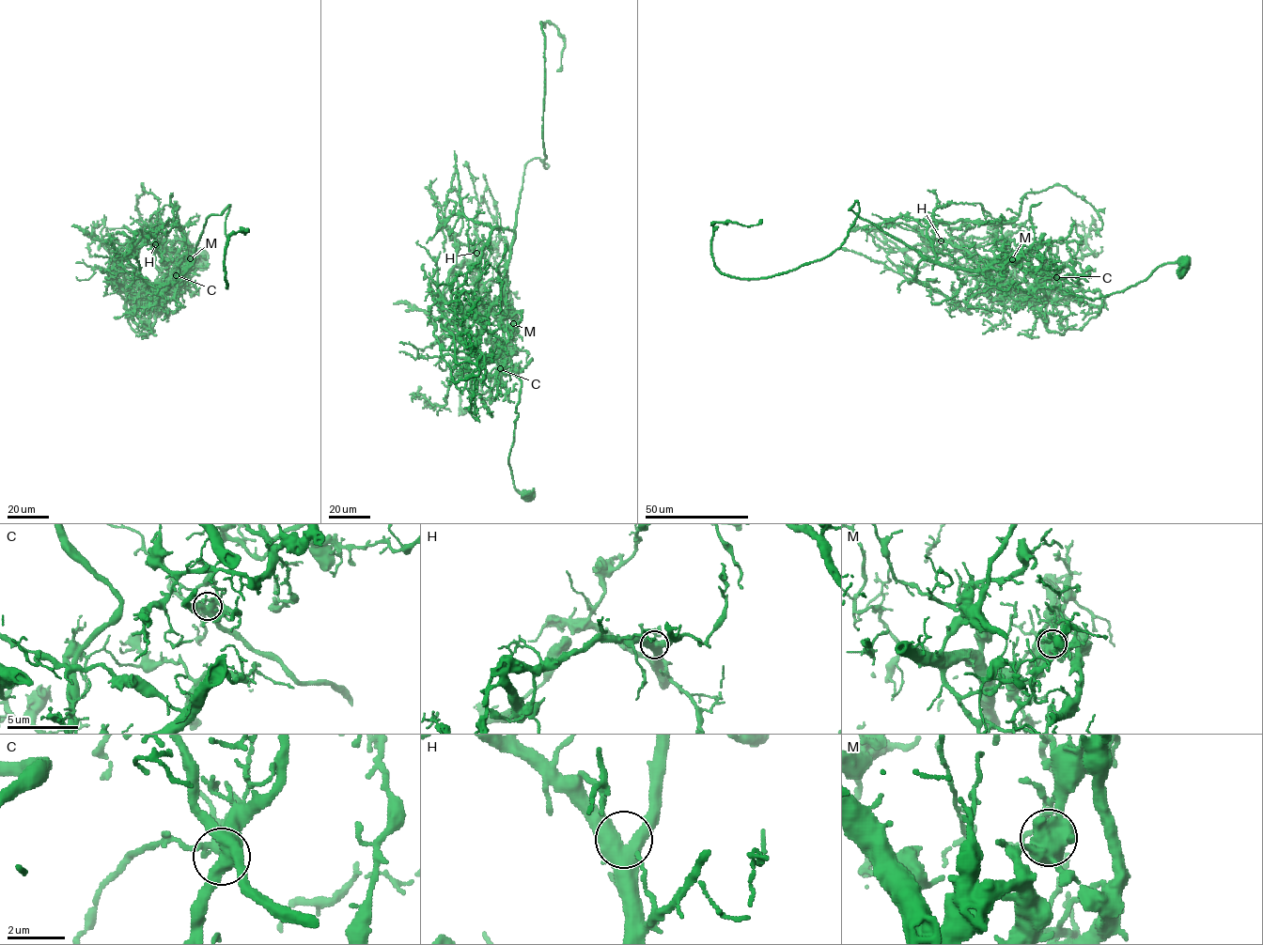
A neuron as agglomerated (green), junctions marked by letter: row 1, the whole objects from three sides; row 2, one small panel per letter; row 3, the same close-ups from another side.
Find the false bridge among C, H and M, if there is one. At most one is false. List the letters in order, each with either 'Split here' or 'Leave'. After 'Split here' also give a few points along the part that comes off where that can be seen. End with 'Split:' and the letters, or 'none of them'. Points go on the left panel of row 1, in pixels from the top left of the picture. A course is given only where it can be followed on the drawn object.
C: Leave
H: Leave
M: Split here. Course of the part to remove: (190, 258), (182, 271), (206, 219), (229, 205), (227, 287), (225, 250), (248, 231), (240, 227)
Split: M

